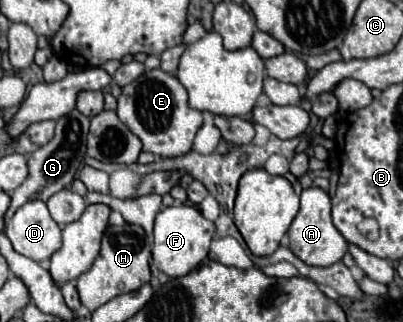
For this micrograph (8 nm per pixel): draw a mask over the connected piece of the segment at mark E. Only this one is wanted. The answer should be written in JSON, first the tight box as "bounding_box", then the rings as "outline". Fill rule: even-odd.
{"bounding_box":[117,69,203,157],"outline":[[[161,69],[145,71],[139,79],[125,85],[117,103],[119,119],[131,129],[131,133],[135,133],[141,139],[143,151],[153,155],[179,157],[189,153],[193,137],[203,125],[203,113],[187,105],[185,87],[177,81],[177,77]]]}

